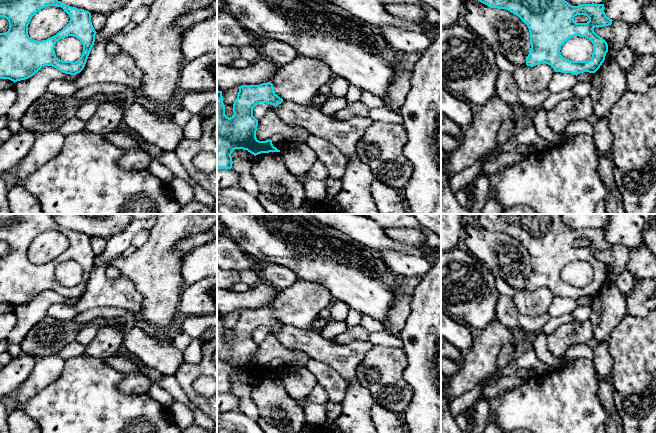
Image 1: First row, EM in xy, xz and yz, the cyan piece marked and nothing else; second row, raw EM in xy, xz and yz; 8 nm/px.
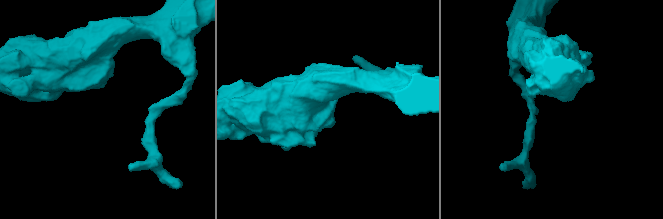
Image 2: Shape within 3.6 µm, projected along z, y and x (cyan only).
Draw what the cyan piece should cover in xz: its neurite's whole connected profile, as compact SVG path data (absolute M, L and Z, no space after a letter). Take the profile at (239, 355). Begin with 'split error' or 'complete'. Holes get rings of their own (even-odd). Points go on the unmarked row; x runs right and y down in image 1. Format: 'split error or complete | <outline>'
complete | M270 306L259 309L242 309L233 328L234 338L229 342L225 339L222 315L217 314L217 393L231 393L231 378L235 373L247 374L254 380L261 377L280 376L273 370L272 364L259 365L256 362L258 344L253 340L253 332L259 327L268 327L277 330L283 326L275 316Z

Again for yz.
complete | M476 214L477 224L491 232L506 233L518 240L528 251L530 256L531 272L526 283L526 289L534 291L541 287L550 289L555 296L571 297L595 297L605 284L608 276L607 266L594 256L595 251L604 251L612 248L612 243L606 240L604 228L582 228L578 230L570 229L562 220L561 214ZM586 239L589 242L587 247L576 247L574 241ZM574 260L585 261L593 268L593 278L588 285L571 285L561 279L561 270Z

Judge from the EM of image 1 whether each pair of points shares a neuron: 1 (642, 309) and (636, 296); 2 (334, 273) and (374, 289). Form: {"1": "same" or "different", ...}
{"1": "same", "2": "same"}

